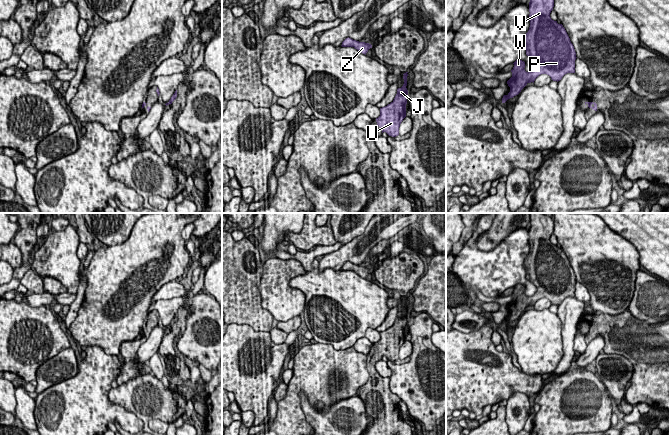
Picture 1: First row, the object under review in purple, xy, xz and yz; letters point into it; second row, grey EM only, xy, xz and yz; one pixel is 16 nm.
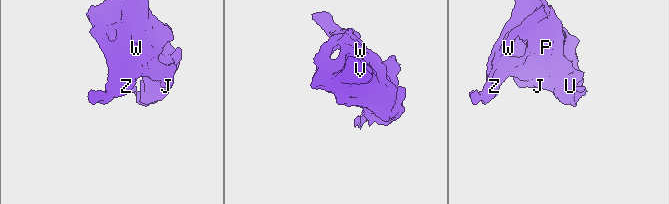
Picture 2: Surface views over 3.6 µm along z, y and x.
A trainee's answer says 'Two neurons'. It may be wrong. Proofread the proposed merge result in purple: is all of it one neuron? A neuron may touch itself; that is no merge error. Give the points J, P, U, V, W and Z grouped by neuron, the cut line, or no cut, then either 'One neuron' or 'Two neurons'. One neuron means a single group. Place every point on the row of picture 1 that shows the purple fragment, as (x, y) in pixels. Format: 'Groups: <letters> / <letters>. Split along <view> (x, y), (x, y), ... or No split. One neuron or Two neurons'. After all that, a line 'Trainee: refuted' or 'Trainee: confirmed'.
Groups: J P U V W Z. No split. One neuron
Trainee: refuted

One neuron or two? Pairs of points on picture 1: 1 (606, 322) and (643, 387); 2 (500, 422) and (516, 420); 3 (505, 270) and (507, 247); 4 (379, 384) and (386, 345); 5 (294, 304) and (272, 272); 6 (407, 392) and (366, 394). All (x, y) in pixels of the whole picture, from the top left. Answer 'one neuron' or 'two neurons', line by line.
1: one neuron
2: two neurons
3: one neuron
4: one neuron
5: one neuron
6: two neurons

